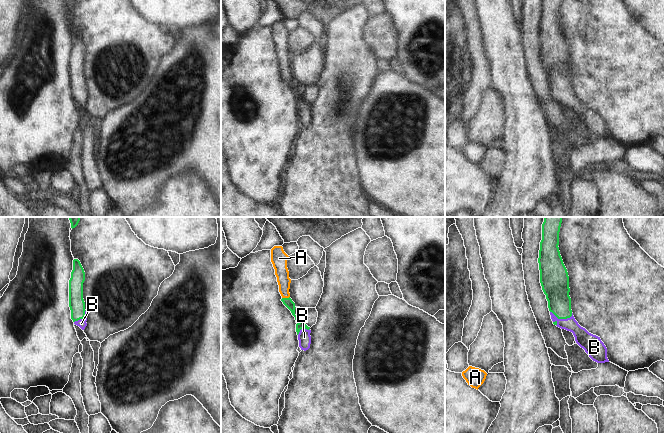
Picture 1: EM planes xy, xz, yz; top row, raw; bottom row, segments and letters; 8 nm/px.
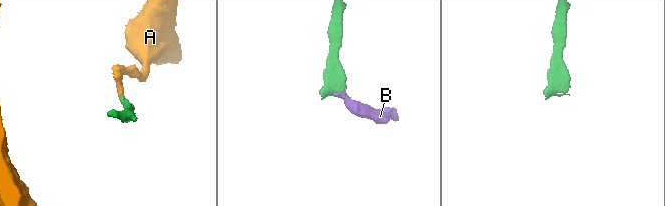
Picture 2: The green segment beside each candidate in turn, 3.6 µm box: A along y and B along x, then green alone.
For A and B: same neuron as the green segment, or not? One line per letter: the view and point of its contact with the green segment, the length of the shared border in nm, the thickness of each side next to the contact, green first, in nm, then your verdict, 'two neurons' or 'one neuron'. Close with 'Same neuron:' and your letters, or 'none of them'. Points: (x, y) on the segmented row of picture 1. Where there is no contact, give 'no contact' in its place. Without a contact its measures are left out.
A: xz (285, 298) | 70 nm | 70/110 nm | one neuron
B: yz (561, 318) | 190 nm | 200/140 nm | one neuron
Same neuron: A, B

